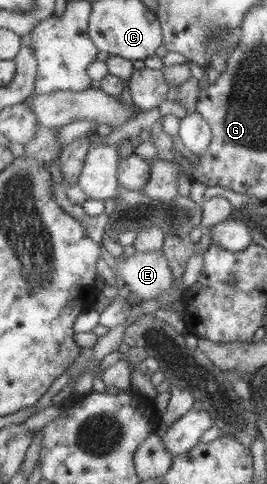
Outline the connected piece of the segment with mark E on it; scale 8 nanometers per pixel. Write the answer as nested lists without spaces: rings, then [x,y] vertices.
[[[161,250],[158,253],[135,252],[130,257],[122,256],[122,258],[125,258],[123,262],[119,262],[119,259],[116,258],[117,261],[110,265],[110,269],[114,269],[122,279],[120,285],[128,286],[131,300],[154,299],[173,288],[174,277]]]

